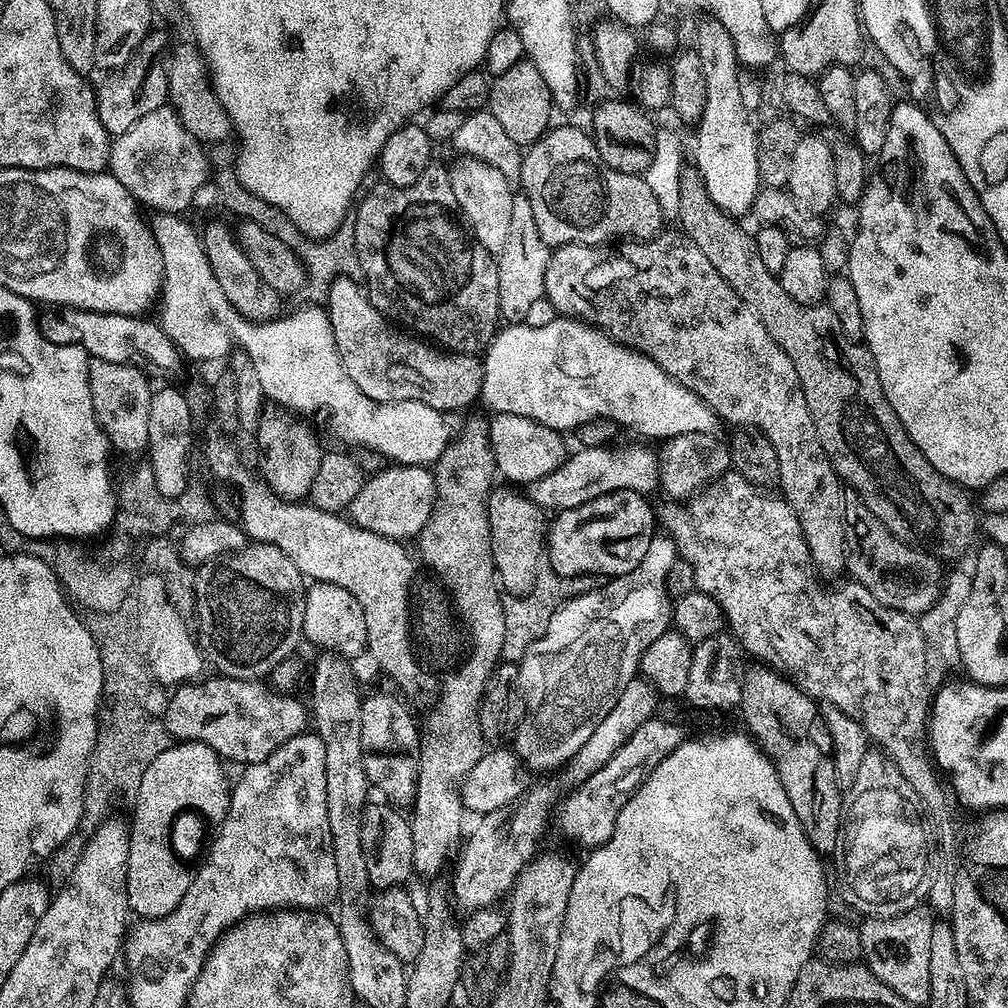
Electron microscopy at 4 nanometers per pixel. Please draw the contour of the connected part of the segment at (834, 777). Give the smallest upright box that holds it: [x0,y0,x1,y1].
[740,666,842,852]

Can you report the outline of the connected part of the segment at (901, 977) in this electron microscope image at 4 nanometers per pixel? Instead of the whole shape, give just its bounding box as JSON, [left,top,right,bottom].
[859,903,934,1006]

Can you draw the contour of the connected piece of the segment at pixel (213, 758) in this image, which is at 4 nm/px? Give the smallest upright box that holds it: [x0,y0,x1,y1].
[128,742,230,917]

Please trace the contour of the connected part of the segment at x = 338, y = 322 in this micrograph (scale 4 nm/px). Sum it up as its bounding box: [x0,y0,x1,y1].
[326,276,484,414]

